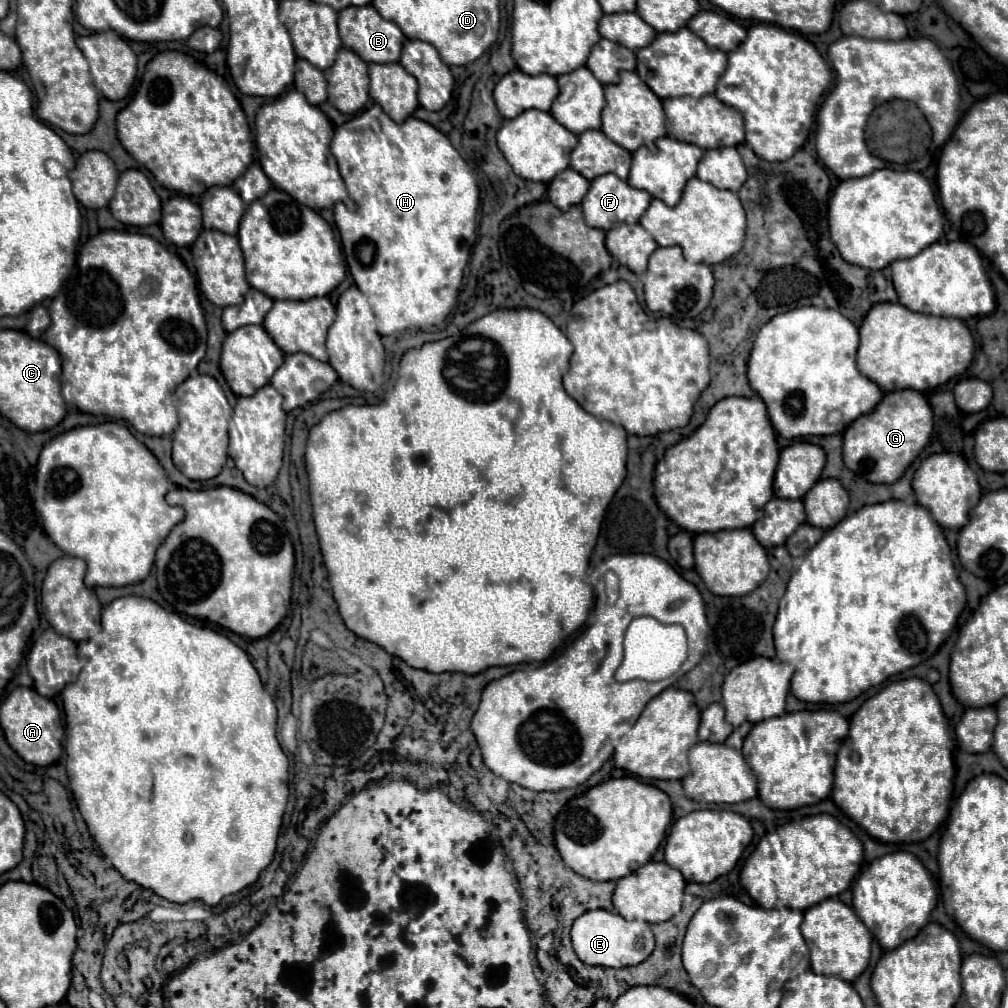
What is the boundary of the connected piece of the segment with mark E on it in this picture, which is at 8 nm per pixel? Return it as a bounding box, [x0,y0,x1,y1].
[571,909,655,967]

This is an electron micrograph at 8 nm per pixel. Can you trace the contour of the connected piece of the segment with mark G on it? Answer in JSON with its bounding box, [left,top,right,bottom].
[843,389,933,483]

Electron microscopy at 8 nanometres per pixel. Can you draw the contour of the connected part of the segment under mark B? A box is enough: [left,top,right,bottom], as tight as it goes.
[339,5,405,63]

